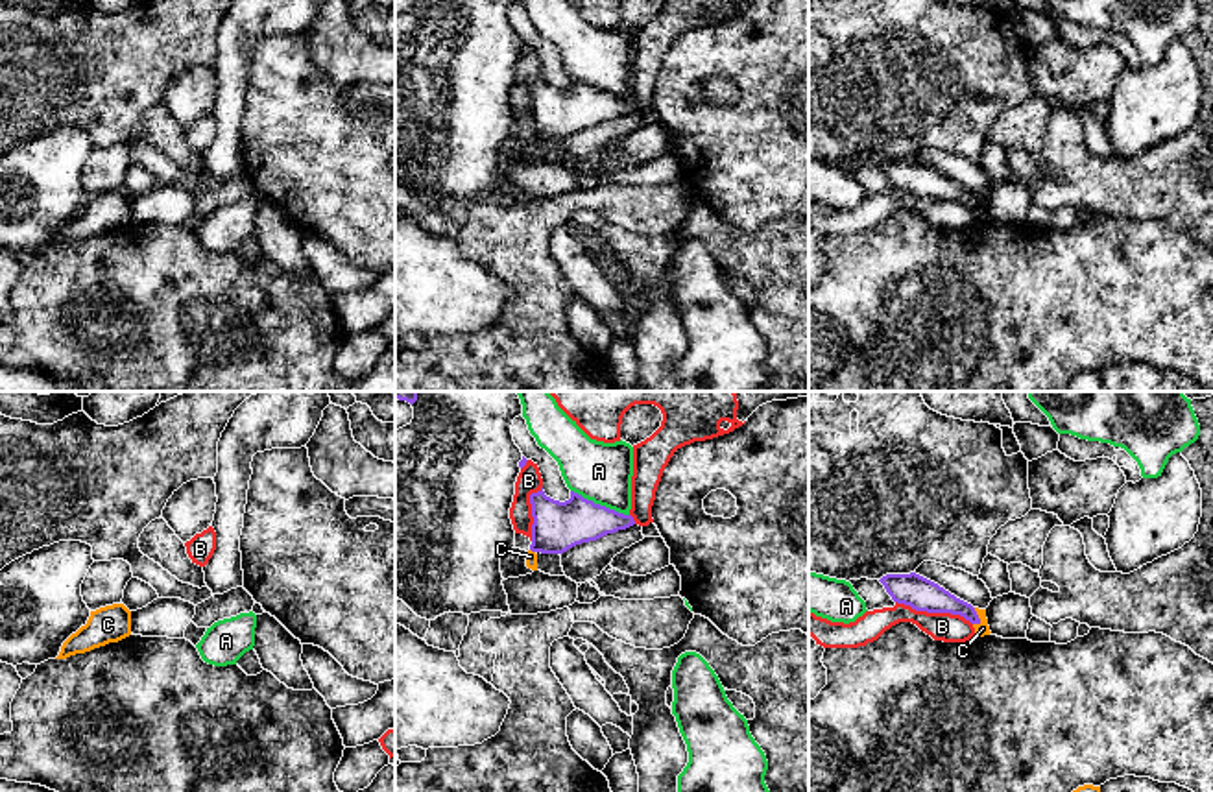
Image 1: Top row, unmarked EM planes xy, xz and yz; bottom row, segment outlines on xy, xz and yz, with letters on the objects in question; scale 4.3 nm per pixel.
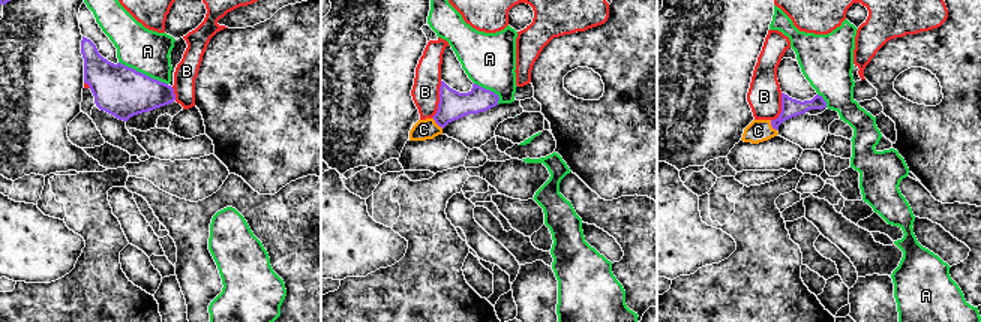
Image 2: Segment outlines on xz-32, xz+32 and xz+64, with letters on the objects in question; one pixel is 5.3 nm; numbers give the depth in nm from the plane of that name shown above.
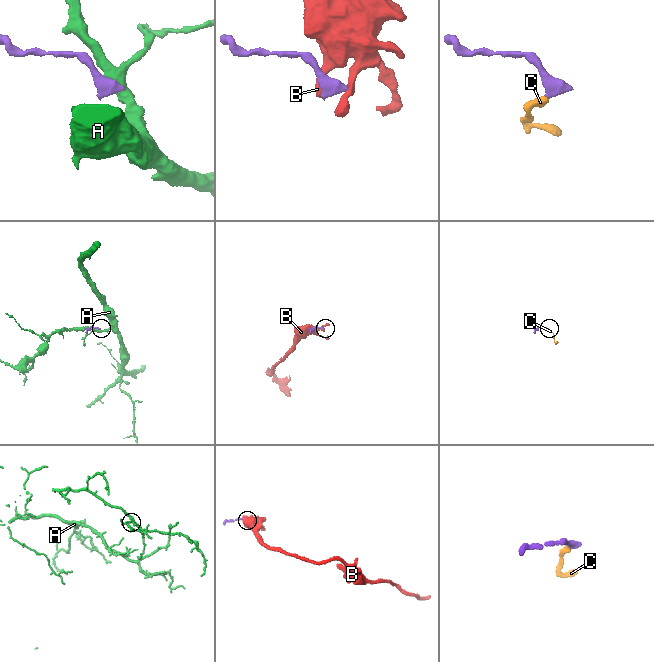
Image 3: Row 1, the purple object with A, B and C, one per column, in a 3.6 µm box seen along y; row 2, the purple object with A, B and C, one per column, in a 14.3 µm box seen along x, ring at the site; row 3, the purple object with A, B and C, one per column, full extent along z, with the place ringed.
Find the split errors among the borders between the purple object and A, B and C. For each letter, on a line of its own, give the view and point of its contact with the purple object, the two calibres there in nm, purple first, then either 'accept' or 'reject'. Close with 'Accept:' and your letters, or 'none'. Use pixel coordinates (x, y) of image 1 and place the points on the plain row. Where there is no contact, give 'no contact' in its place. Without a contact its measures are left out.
A: contact xz (599, 91); calibres 220 and 260 nm; reject
B: contact yz (935, 198); calibres 140 and 130 nm; reject
C: contact yz (977, 204); calibres 140 and 60 nm; accept
Accept: C

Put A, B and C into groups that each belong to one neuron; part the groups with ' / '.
A / B / C

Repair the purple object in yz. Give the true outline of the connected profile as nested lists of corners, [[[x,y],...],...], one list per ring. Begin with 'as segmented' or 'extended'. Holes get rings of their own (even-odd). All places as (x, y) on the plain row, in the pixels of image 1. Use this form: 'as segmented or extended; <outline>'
extended; [[[916,159],[886,161],[879,168],[897,190],[910,192],[916,198],[960,201],[973,210],[975,222],[984,223],[991,220],[986,196],[973,194]]]

